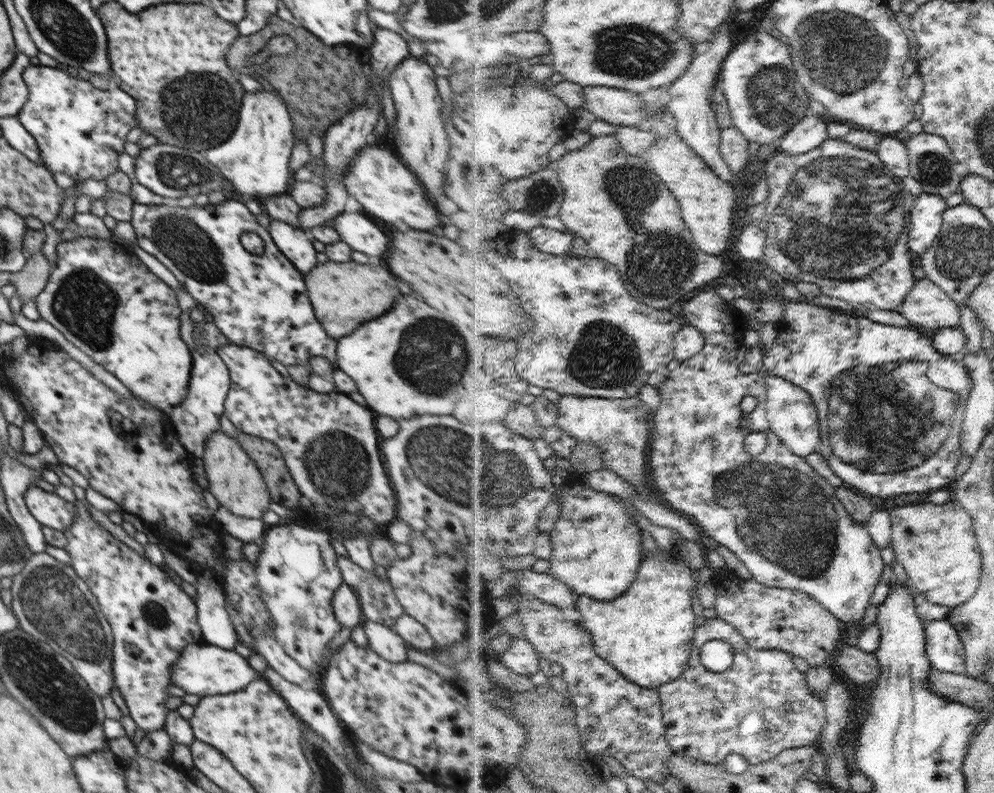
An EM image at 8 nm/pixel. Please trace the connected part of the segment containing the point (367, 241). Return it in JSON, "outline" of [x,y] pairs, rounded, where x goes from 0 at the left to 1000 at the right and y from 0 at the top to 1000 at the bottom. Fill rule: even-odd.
{"outline":[[[347,265],[340,270],[336,277],[336,289],[340,293],[342,304],[350,308],[354,315],[366,318],[370,323],[384,323],[388,318],[390,300],[362,267],[364,265],[355,269]]]}

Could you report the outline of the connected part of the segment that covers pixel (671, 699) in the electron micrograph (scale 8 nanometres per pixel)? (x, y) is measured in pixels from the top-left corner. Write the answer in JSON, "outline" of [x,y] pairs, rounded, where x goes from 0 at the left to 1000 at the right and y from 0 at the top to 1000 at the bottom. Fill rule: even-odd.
{"outline":[[[723,777],[722,779],[706,782],[704,789],[701,792],[699,813],[697,817],[697,830],[693,845],[684,855],[678,858],[678,860],[666,864],[664,873],[668,889],[670,916],[672,918],[671,928],[673,929],[674,938],[677,938],[679,948],[696,956],[708,957],[714,963],[729,963],[730,957],[738,950],[748,951],[748,953],[755,958],[755,963],[757,965],[773,962],[774,958],[783,956],[783,953],[785,953],[790,946],[824,938],[827,934],[829,921],[831,921],[831,916],[833,916],[831,884],[828,883],[826,878],[820,875],[820,870],[818,870],[817,864],[815,864],[815,859],[813,858],[813,847],[809,849],[803,842],[803,840],[801,840],[799,826],[785,818],[764,818],[759,816],[741,789],[731,784],[728,779],[724,779]],[[722,806],[736,811],[738,818],[740,818],[738,840],[736,840],[734,845],[730,845],[730,847],[716,847],[716,845],[714,845],[714,842],[712,842],[705,832],[705,820],[708,817],[708,813],[715,807]]]}

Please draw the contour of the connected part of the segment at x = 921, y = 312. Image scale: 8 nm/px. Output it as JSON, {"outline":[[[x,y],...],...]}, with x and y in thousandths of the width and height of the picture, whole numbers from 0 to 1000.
{"outline":[[[934,349],[920,358],[906,395],[921,414],[944,416],[964,414],[967,409],[967,388],[963,380]]]}

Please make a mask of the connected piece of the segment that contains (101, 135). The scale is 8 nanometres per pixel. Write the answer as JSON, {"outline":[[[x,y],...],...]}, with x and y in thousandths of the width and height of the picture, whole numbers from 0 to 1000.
{"outline":[[[30,82],[26,88],[24,88],[23,101],[29,115],[29,124],[24,135],[20,139],[17,145],[20,158],[31,169],[31,172],[36,177],[38,182],[42,208],[48,214],[55,217],[64,217],[72,222],[76,230],[81,231],[88,224],[94,224],[97,227],[106,226],[111,222],[111,218],[117,217],[120,213],[119,199],[125,193],[125,183],[128,179],[127,172],[133,161],[138,159],[136,154],[136,127],[124,116],[121,111],[109,111],[108,113],[102,113],[101,111],[95,110],[90,102],[82,101],[82,98],[77,97],[72,93],[71,90],[64,91],[64,88],[58,87],[58,84],[48,84],[44,82]]]}

